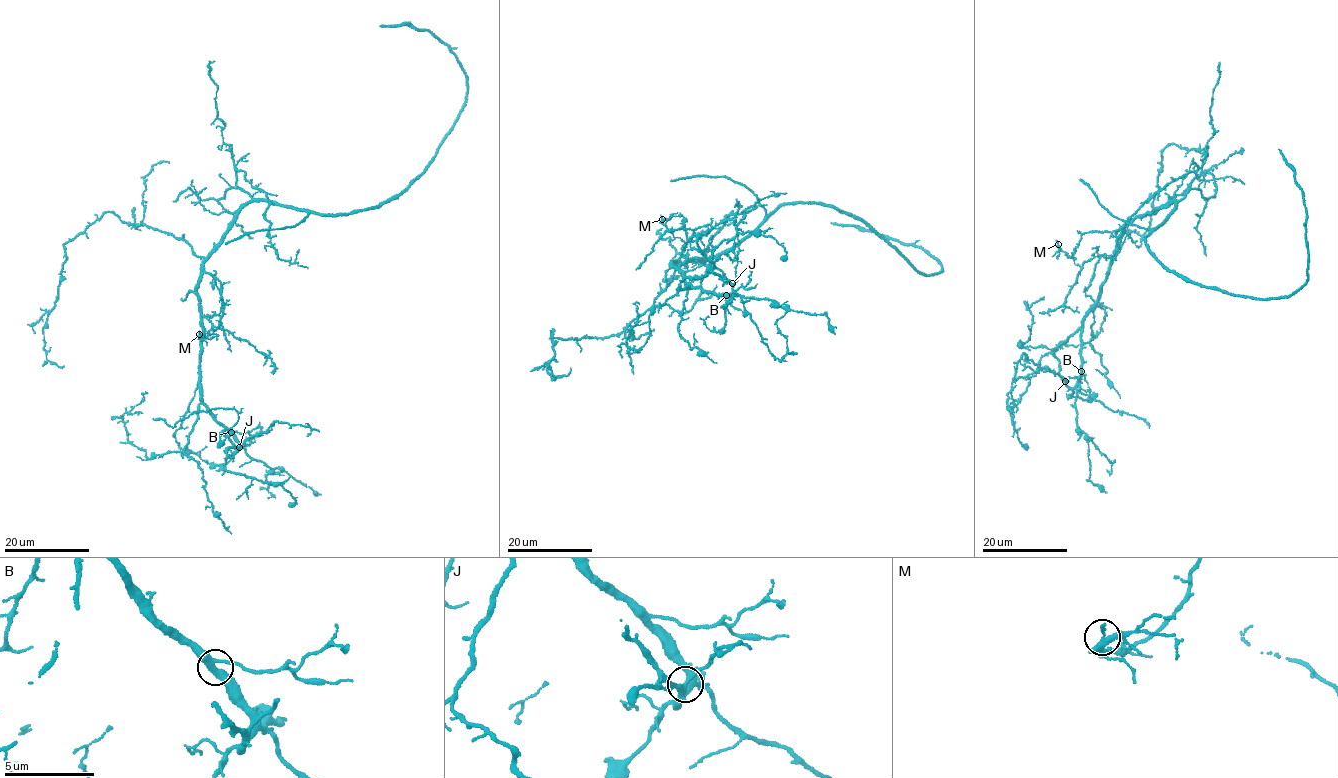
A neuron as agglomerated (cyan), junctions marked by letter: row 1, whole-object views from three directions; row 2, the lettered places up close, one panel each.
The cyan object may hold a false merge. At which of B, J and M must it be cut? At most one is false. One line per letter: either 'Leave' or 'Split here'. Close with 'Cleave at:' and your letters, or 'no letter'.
B: Leave
J: Leave
M: Split here
Cleave at: M

